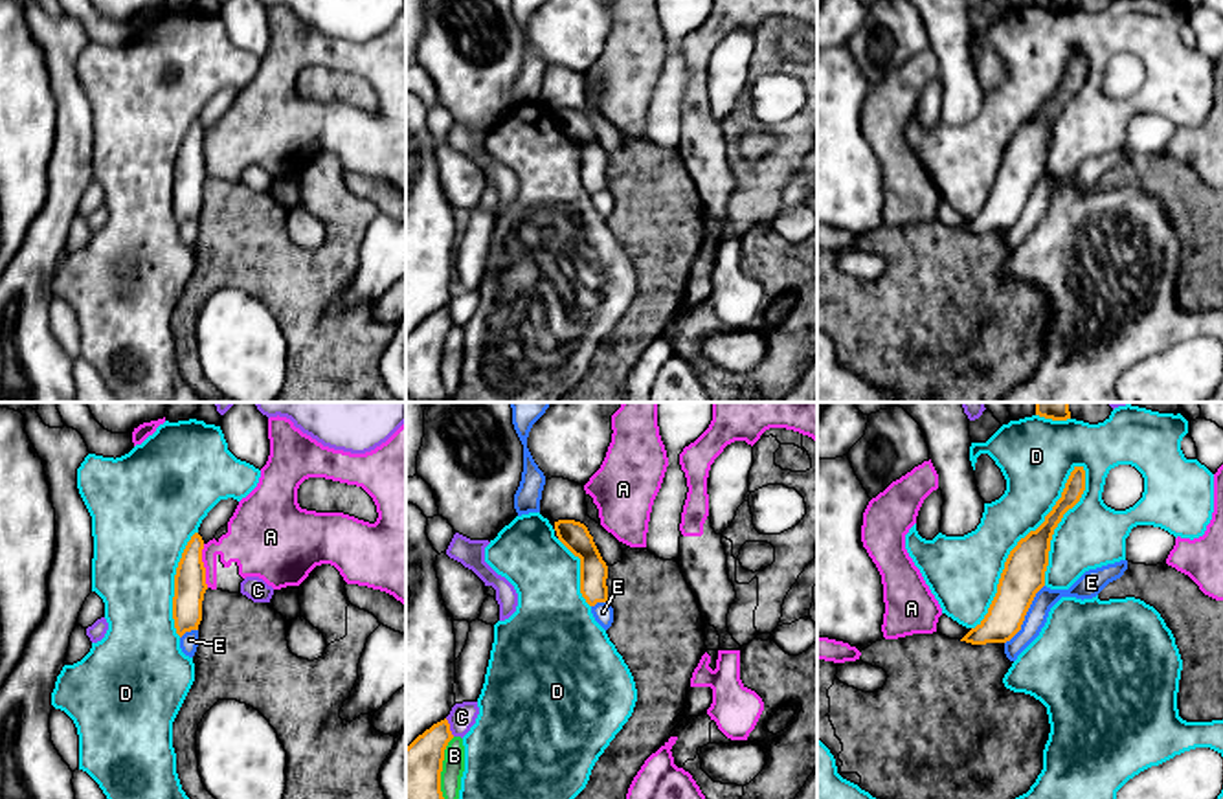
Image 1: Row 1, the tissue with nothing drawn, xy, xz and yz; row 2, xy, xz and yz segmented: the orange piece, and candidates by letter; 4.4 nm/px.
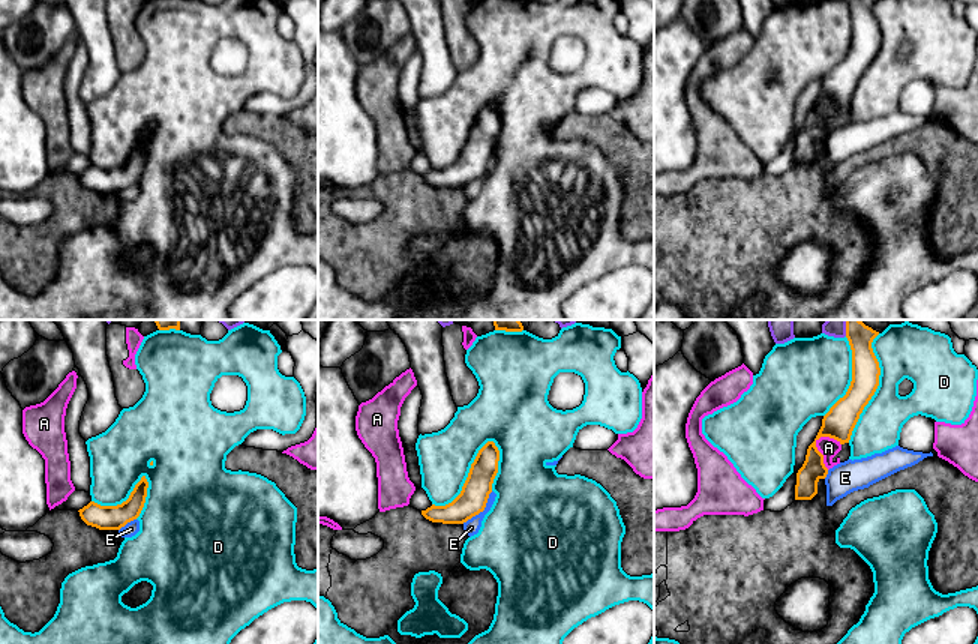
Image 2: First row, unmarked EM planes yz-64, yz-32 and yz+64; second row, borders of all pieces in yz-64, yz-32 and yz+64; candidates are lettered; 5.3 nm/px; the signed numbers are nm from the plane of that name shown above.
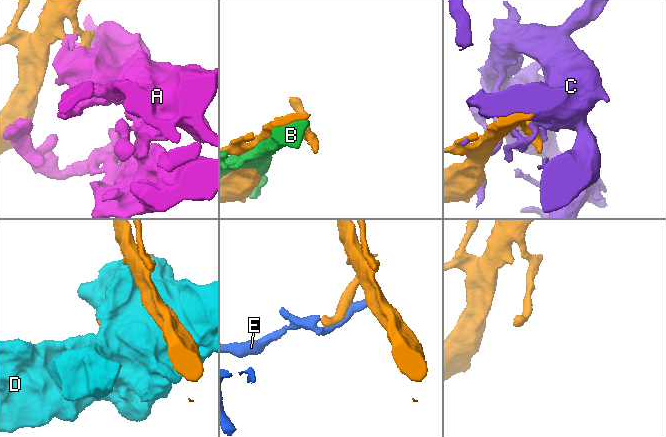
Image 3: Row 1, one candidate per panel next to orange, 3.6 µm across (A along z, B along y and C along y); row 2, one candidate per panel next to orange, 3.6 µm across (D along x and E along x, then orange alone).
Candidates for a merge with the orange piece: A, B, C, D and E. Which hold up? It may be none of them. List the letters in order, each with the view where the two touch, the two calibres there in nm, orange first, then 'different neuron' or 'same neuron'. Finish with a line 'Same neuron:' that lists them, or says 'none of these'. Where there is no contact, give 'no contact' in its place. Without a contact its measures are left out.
A: contact in xy; calibres 140 and 240 nm; different neuron
B: contact in xz; calibres 260 and 100 nm; different neuron
C: contact in xz; calibres 240 and 120 nm; different neuron
D: contact in yz; calibres 190 and 280 nm; different neuron
E: contact in yz; calibres 190 and 90 nm; different neuron
Same neuron: none of these

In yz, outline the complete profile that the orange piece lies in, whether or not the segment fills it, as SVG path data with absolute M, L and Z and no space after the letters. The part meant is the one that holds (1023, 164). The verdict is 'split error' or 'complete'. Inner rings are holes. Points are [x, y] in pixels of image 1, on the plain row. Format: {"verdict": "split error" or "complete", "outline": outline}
{"verdict": "complete", "outline": "M1074 55L1061 86L1045 105L1045 110L1010 140L988 202L960 230L971 233L1006 231L1021 219L1036 182L1045 174L1054 118L1063 103L1080 90L1083 79L1085 59Z"}

